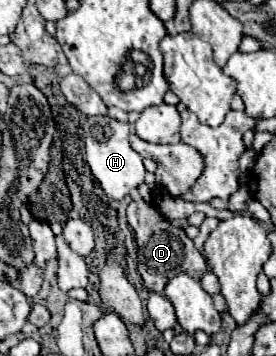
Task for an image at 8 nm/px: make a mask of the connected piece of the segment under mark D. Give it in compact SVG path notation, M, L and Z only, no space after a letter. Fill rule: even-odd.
M136 199L128 205L128 223L136 231L138 241L138 273L144 279L144 287L148 291L162 293L166 283L176 277L178 273L186 273L194 279L202 279L202 275L208 271L206 261L202 253L194 247L194 243L186 237L184 229L170 225L168 219L164 219L150 203Z

